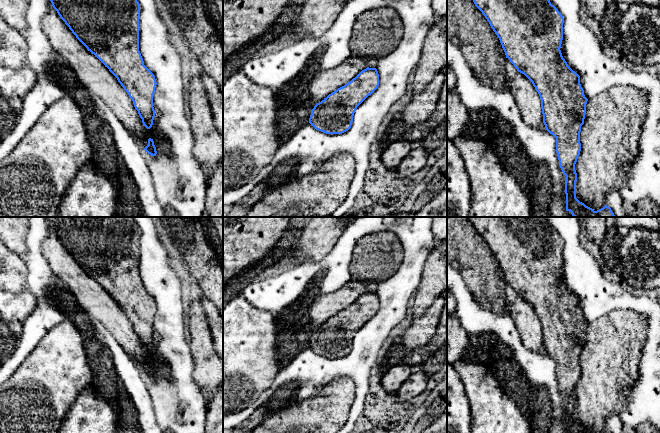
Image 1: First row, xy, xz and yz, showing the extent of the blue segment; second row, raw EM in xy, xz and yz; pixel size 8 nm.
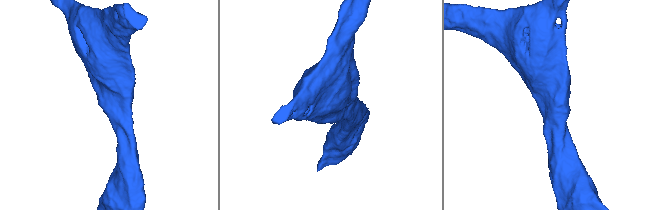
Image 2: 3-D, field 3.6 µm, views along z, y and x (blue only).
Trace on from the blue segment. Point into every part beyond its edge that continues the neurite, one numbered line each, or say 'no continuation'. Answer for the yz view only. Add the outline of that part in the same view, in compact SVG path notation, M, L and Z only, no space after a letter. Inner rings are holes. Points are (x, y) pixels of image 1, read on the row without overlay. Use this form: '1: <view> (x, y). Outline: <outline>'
no continuation

